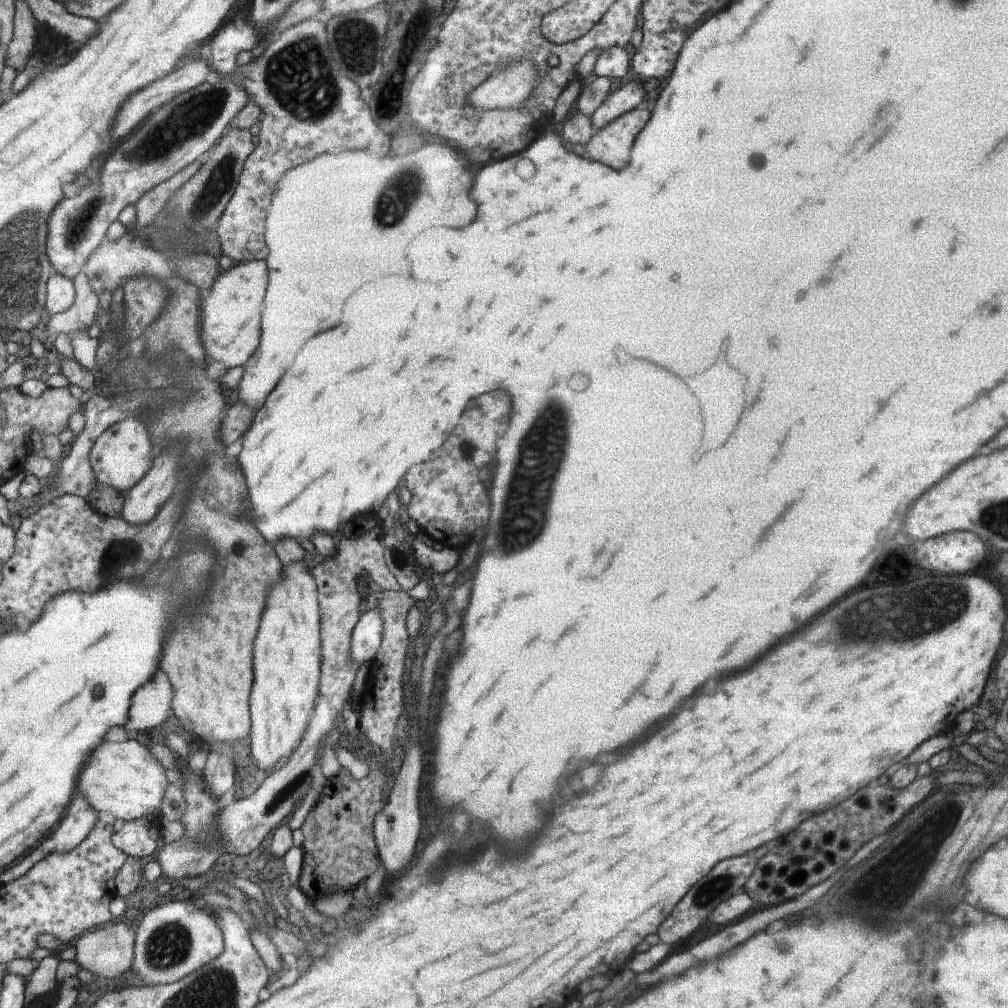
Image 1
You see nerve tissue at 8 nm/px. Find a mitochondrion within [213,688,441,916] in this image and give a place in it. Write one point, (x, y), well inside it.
(276, 802)

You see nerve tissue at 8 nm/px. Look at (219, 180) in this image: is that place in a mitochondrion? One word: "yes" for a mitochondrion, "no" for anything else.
yes

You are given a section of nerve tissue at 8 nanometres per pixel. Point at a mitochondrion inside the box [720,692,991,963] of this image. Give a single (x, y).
(946, 813)

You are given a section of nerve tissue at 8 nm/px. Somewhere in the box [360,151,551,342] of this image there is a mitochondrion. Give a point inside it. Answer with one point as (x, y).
(393, 205)

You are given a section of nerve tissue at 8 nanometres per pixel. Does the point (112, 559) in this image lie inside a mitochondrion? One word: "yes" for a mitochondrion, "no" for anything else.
yes

